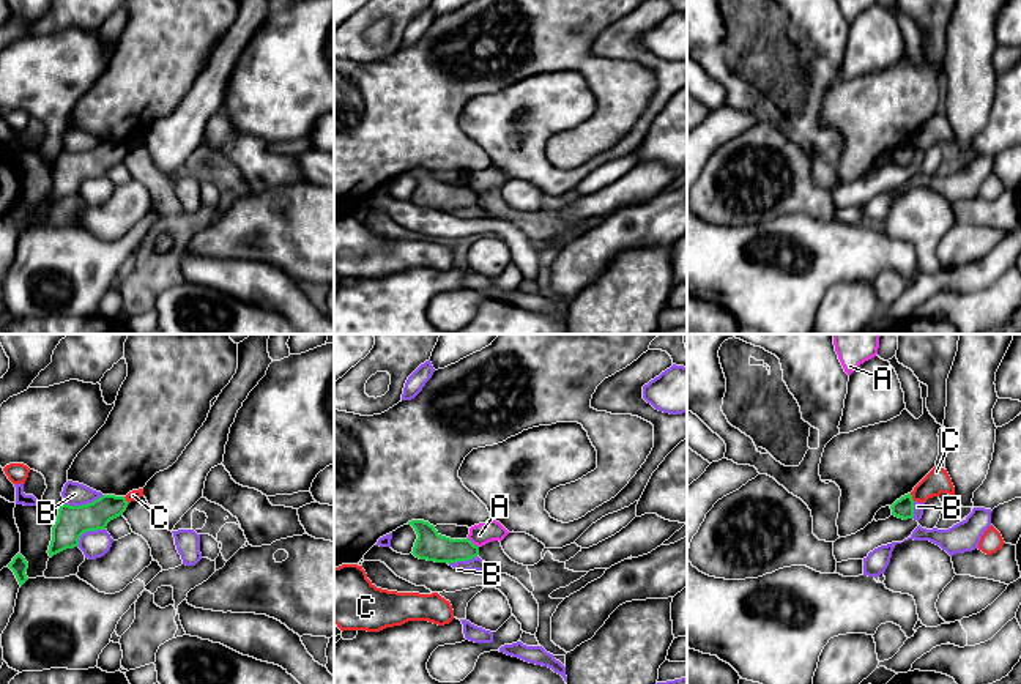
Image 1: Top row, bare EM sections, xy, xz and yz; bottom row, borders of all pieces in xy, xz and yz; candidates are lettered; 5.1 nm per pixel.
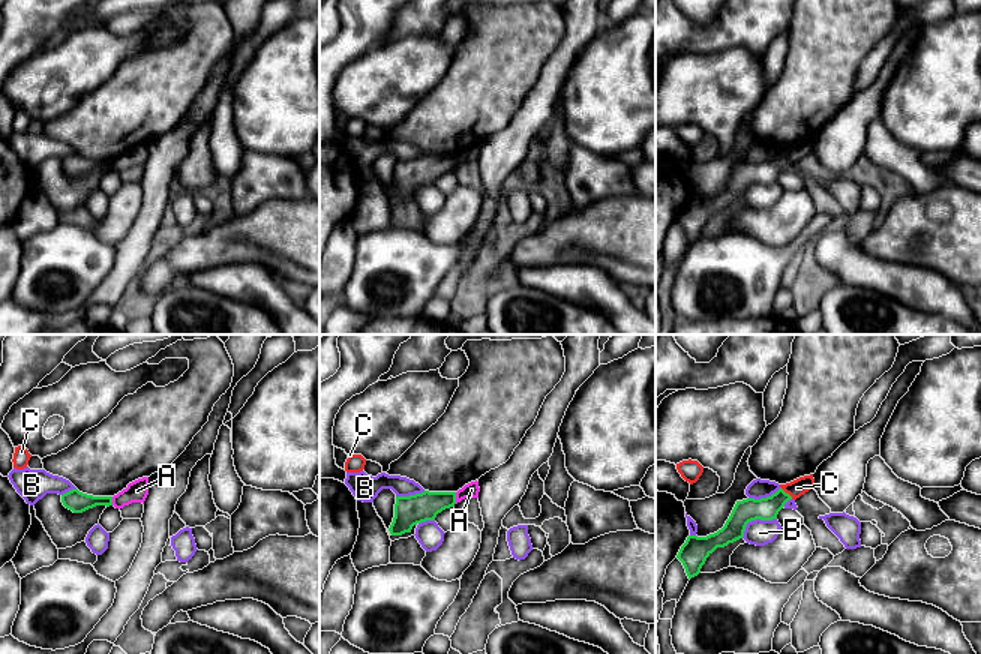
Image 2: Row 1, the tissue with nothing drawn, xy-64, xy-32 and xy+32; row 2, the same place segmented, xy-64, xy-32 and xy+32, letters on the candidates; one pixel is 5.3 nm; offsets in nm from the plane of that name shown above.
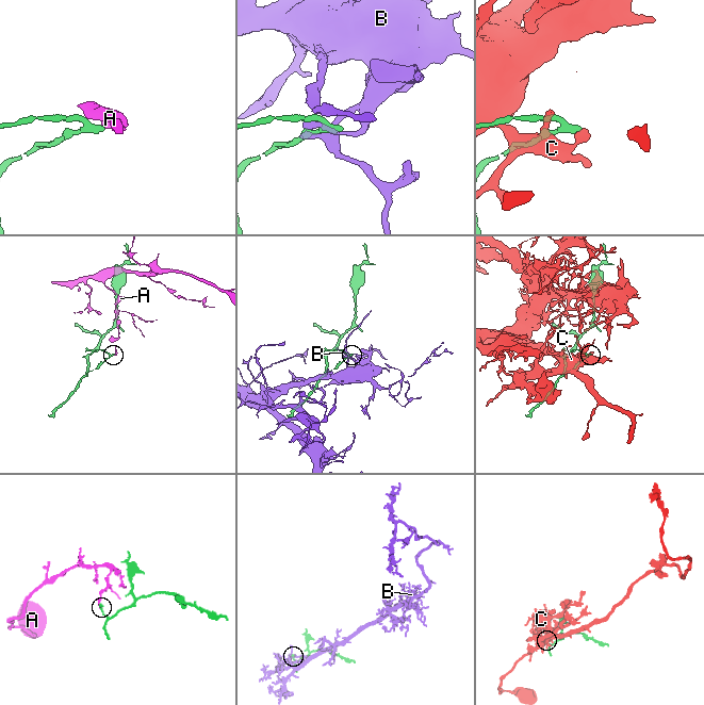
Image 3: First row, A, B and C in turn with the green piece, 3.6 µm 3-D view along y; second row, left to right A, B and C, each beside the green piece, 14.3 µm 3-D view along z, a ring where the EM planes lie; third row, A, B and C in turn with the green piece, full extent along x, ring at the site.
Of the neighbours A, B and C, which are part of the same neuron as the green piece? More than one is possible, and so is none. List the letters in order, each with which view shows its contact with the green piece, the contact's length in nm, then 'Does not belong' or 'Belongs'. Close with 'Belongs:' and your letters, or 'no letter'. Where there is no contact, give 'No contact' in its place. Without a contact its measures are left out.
A: Touches green in xz. Shared border 80 nm. Does not belong
B: Touches green in xy. Shared border 220 nm. Does not belong
C: Touches green in yz. Shared border 50 nm. Does not belong
Belongs: no letter

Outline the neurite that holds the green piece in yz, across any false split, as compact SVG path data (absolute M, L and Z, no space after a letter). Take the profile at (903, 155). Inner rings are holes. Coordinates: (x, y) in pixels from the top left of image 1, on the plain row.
M908 140L904 143L901 143L900 147L897 147L892 153L892 162L908 167L914 164L914 147L912 142Z

